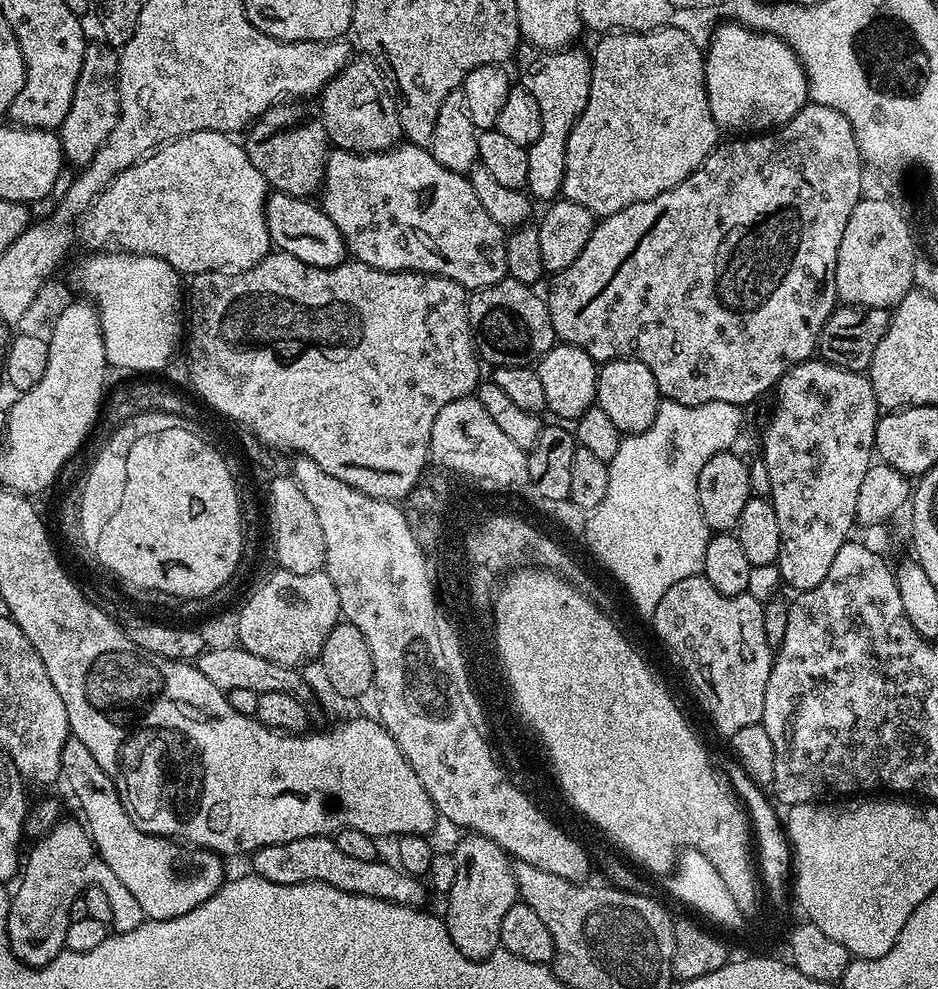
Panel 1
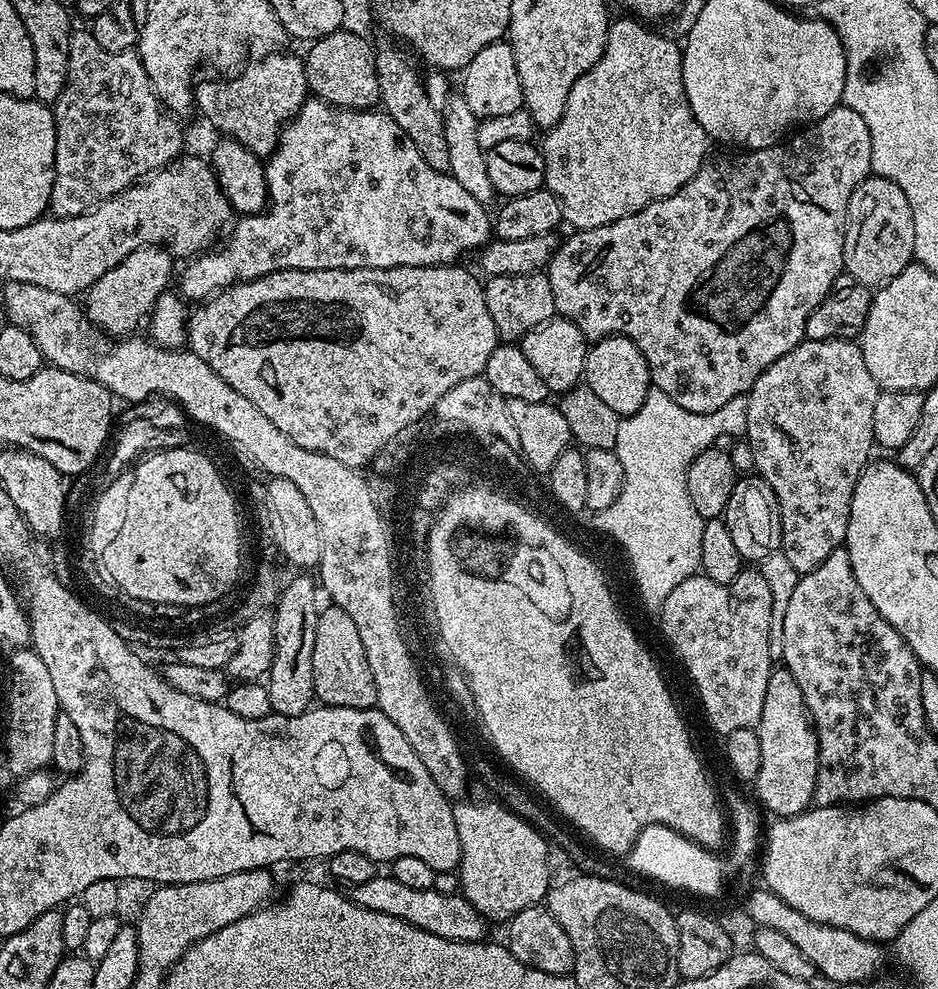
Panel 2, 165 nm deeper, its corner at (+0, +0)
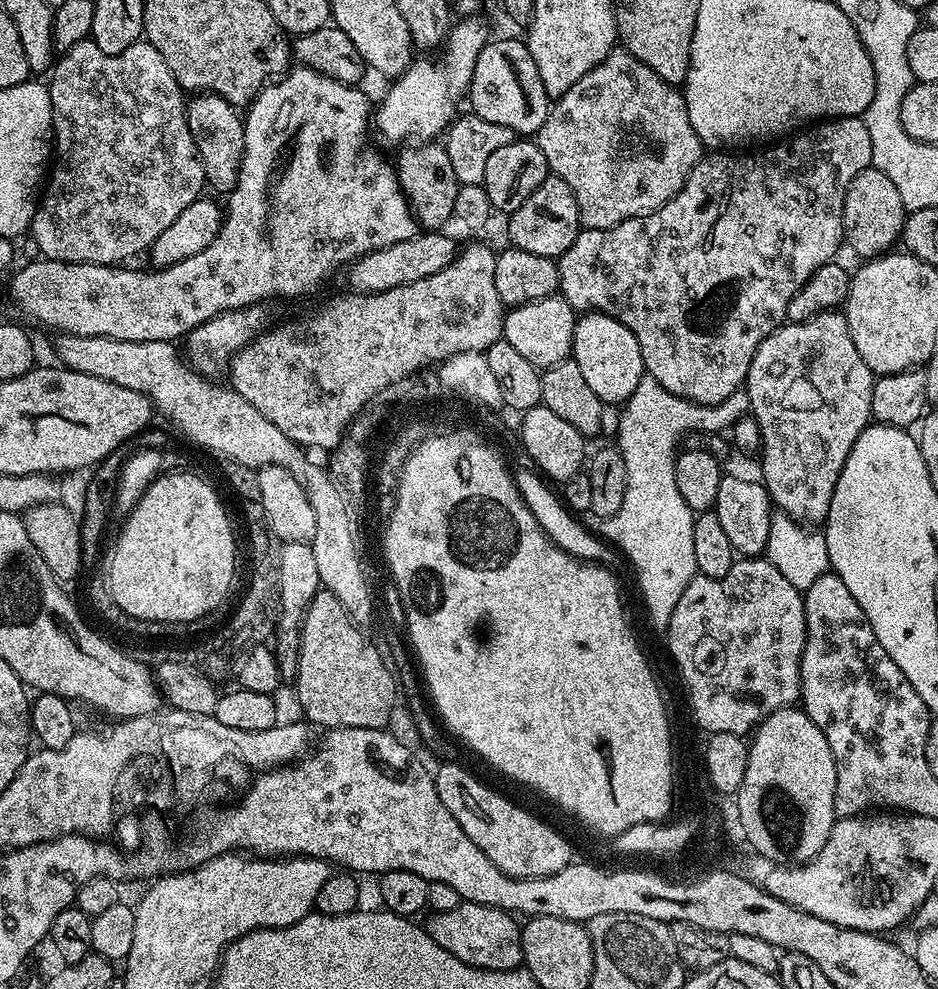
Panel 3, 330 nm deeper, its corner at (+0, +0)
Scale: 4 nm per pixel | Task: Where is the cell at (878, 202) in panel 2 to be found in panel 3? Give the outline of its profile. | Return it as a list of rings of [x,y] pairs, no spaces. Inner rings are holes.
[[[869,166],[862,170],[850,182],[844,199],[845,213],[851,214],[846,228],[846,244],[853,248],[860,258],[875,258],[885,255],[893,247],[892,243],[900,240],[904,229],[906,209],[902,202],[902,194],[898,194],[898,186],[882,174],[882,170]]]

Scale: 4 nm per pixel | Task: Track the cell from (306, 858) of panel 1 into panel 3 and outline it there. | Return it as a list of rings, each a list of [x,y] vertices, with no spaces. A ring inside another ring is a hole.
[[[461,902],[454,906],[454,910],[432,912],[429,917],[426,931],[430,938],[434,938],[434,942],[438,942],[442,950],[454,954],[454,958],[470,966],[505,972],[511,968],[520,968],[524,963],[520,941],[521,925],[511,912],[503,912],[494,906]]]

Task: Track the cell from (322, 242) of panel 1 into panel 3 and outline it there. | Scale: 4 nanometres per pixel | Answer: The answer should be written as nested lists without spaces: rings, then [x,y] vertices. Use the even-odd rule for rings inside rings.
[[[196,94],[187,101],[188,129],[194,138],[194,146],[198,146],[198,154],[202,158],[202,170],[209,189],[227,194],[234,190],[238,170],[244,153],[244,121],[241,113],[230,102],[221,96]]]

